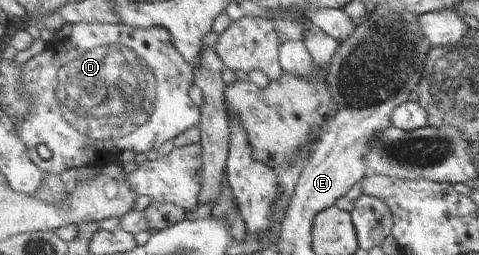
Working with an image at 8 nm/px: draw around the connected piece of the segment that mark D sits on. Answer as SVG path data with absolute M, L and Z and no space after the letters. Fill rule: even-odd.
M78 23L71 25L72 29L68 36L59 38L58 41L51 41L45 50L20 66L22 81L20 82L20 90L23 95L30 99L30 111L24 115L18 124L20 129L18 135L25 147L29 150L29 157L45 174L60 175L65 170L71 170L79 167L105 167L110 163L117 161L117 157L125 150L133 153L146 153L149 150L158 149L177 138L179 134L187 132L189 128L193 128L195 124L201 121L200 108L195 106L195 102L189 96L189 88L194 85L194 69L183 59L183 56L173 46L167 30L150 27L147 29L135 29L131 26L120 25L119 23ZM44 144L52 153L48 160L43 160L37 152L37 146Z

